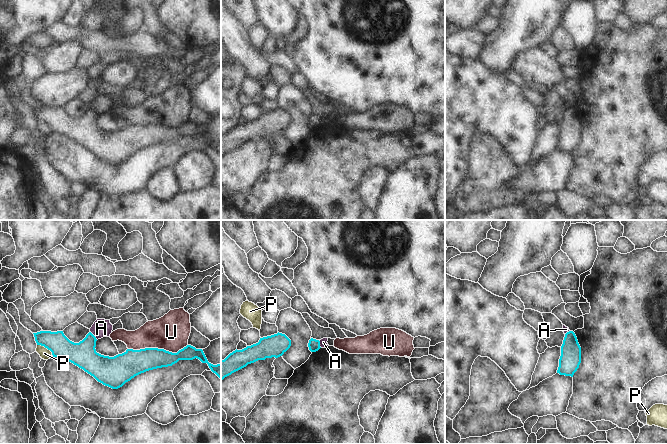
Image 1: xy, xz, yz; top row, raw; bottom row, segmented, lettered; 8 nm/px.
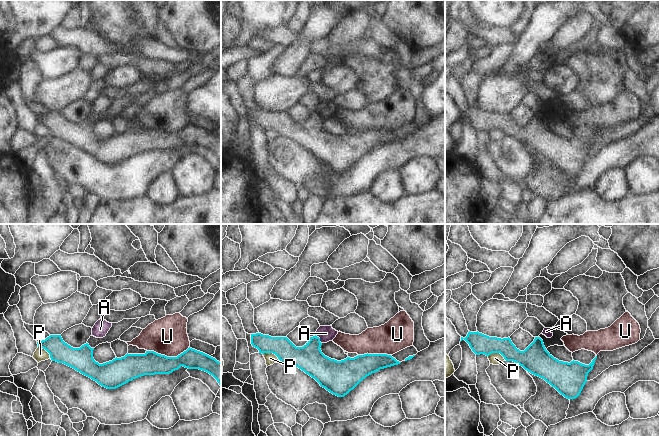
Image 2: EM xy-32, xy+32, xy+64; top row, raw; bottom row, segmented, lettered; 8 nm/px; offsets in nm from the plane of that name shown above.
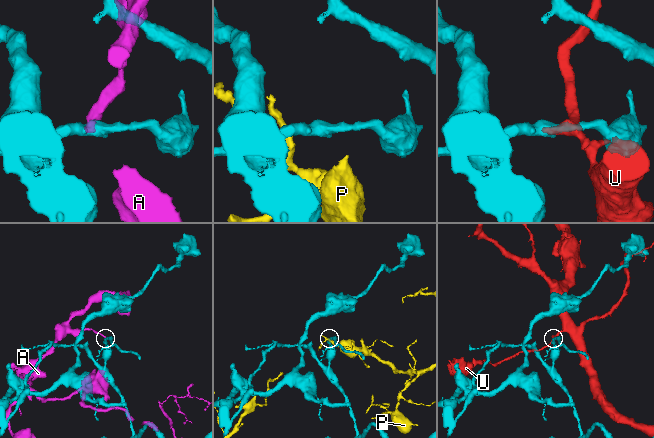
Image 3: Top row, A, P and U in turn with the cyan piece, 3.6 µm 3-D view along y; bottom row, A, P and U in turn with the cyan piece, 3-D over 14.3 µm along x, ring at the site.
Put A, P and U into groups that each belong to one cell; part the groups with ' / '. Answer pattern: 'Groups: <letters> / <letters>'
Groups: A / P / U.

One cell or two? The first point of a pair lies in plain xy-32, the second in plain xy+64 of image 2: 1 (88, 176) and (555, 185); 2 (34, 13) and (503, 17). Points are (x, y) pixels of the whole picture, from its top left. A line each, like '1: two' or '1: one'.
1: two
2: one

